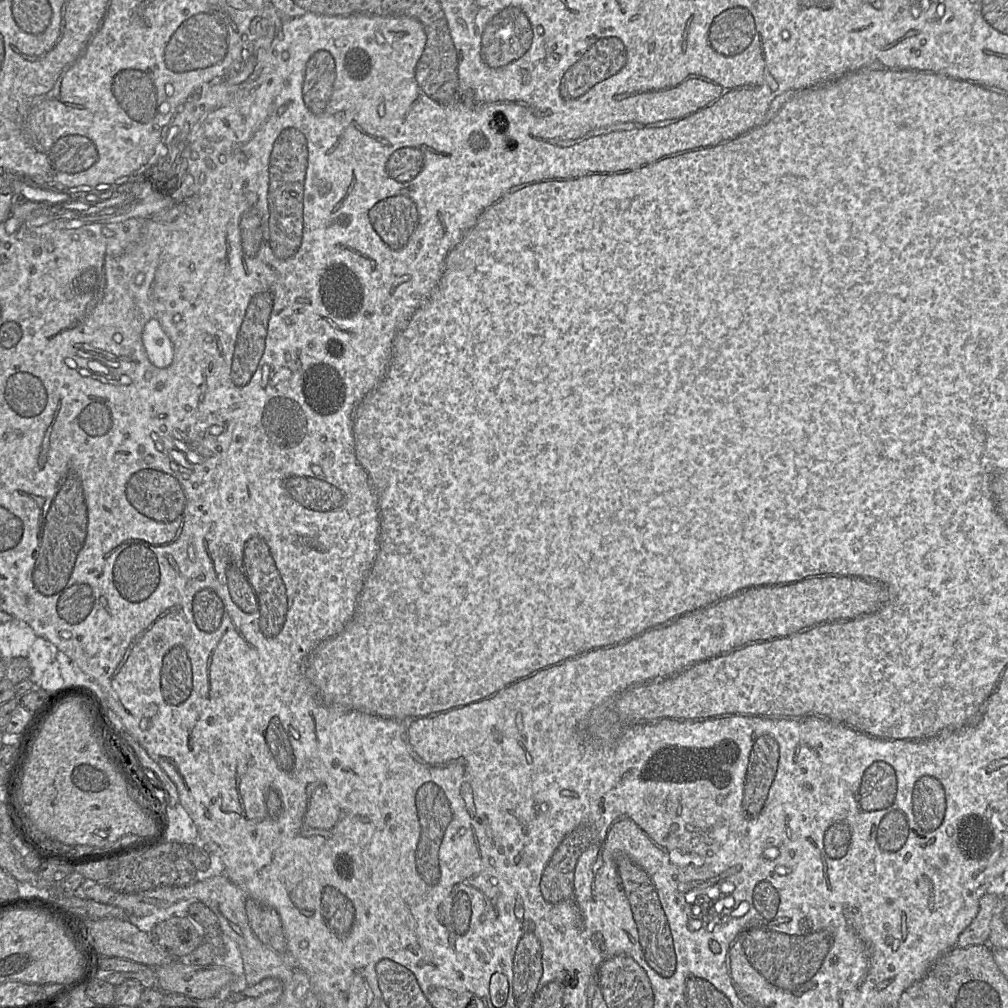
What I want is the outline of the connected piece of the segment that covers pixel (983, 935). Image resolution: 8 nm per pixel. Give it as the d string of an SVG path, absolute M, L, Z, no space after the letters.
M986 893L979 901L979 911L971 924L959 935L956 946L964 948L971 945L989 944L990 923L998 896Z

